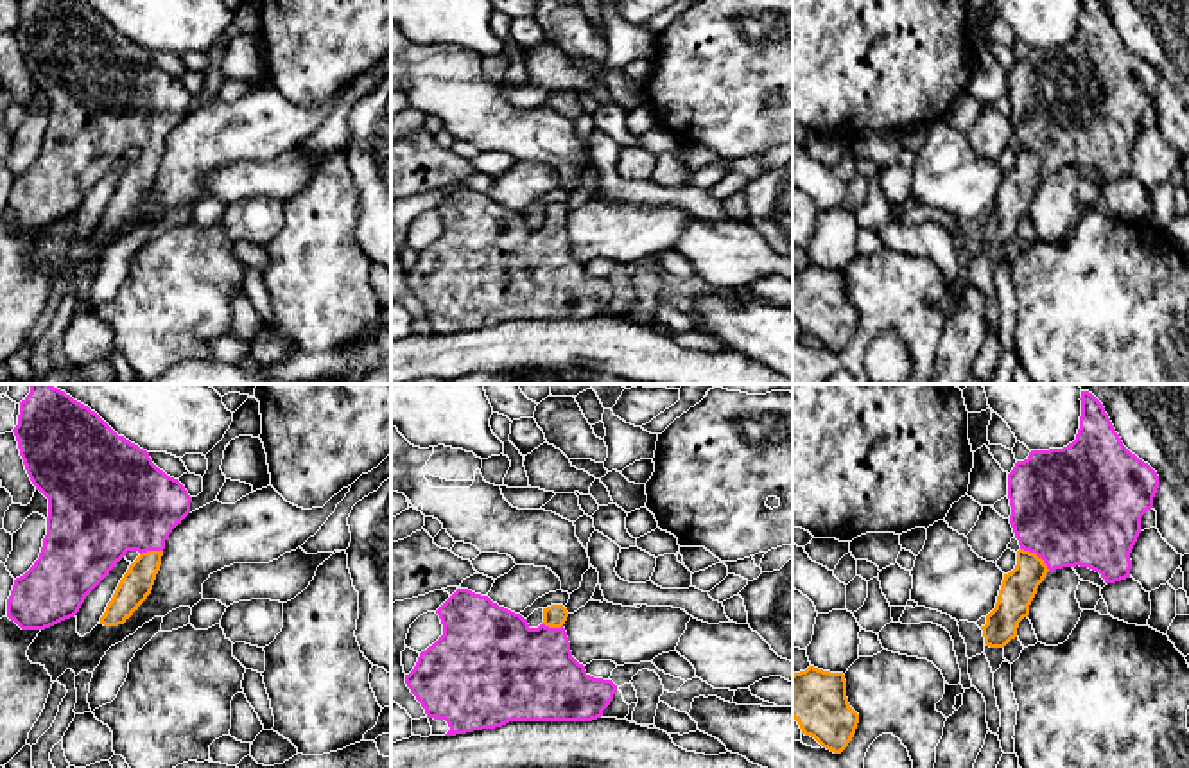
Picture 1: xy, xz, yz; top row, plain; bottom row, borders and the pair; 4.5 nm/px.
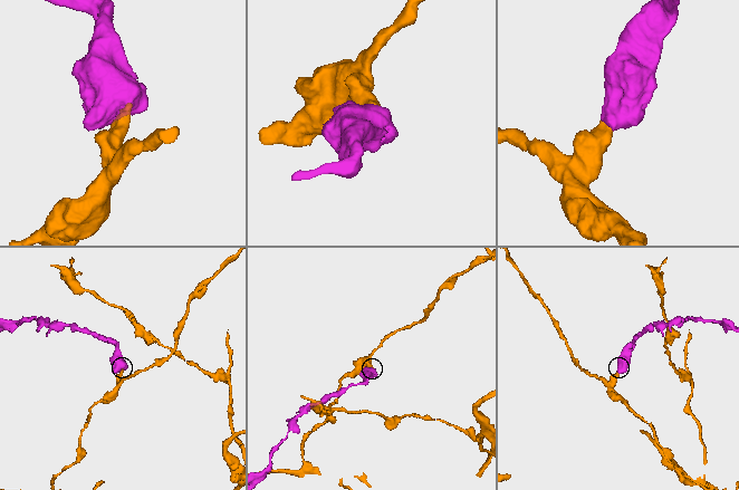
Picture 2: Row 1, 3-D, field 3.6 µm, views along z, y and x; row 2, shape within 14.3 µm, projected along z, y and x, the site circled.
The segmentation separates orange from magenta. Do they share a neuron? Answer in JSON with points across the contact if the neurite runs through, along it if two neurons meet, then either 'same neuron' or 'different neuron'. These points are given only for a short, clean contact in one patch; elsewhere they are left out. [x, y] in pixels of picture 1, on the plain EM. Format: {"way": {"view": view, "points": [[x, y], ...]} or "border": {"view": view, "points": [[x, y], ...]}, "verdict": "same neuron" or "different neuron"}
{"way": {"view": "yz", "points": [[1019, 185], [1035, 153], [1066, 106]]}, "verdict": "same neuron"}

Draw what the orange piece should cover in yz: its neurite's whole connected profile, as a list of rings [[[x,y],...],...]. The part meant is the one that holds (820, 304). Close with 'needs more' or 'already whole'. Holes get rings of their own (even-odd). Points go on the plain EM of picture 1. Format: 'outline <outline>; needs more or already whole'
outline [[[809,264],[793,273],[793,316],[802,332],[814,336],[823,346],[841,352],[852,339],[859,312],[846,296],[843,271]]]; already whole

